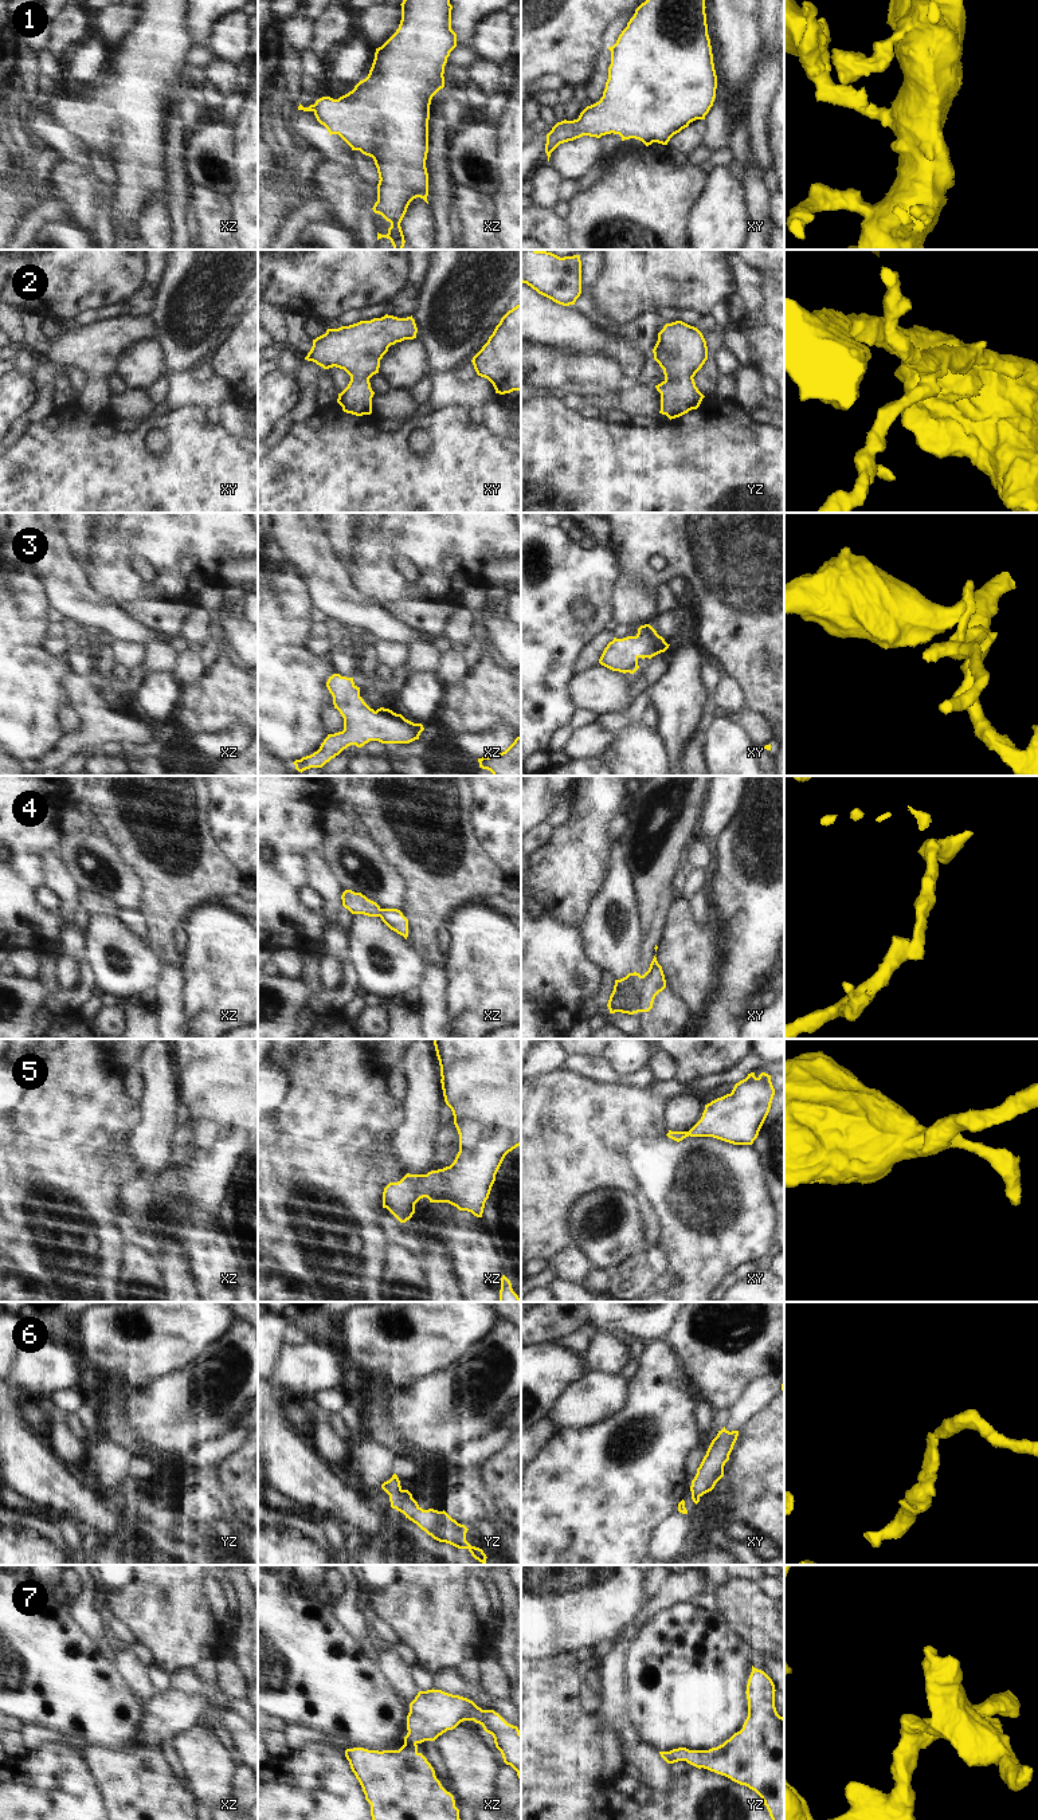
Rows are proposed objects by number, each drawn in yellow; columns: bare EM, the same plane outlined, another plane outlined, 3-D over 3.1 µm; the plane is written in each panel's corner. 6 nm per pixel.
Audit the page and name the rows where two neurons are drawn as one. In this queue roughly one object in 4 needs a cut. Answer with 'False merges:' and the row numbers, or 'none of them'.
False merges: 4

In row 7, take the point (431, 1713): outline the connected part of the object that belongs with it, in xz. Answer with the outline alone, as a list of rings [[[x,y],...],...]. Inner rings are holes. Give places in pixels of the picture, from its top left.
[[[434,1688],[419,1691],[410,1703],[408,1733],[399,1750],[379,1752],[364,1748],[345,1750],[350,1769],[363,1788],[365,1800],[371,1804],[372,1820],[461,1820],[454,1796],[442,1786],[431,1764],[418,1752],[418,1745],[435,1741],[463,1721],[479,1723],[486,1733],[493,1735],[504,1762],[517,1772],[521,1782],[521,1733],[517,1726],[508,1723],[494,1710],[482,1710],[467,1698]]]

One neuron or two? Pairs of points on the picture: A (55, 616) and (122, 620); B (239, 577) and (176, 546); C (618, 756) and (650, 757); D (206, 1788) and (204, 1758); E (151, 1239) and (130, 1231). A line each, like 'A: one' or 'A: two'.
A: two
B: two
C: one
D: one
E: one

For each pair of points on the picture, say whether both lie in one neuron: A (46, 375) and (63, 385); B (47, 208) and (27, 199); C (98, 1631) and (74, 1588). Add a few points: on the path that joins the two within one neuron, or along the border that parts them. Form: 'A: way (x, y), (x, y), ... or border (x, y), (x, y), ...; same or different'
A: border (59, 368), (55, 376), (54, 392); different
B: border (43, 195), (18, 228); different
C: border (78, 1579), (79, 1593), (70, 1603); different

